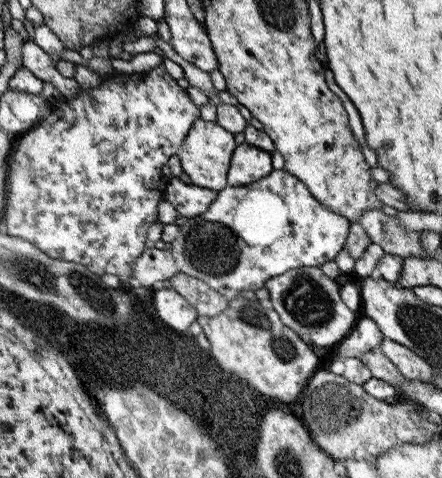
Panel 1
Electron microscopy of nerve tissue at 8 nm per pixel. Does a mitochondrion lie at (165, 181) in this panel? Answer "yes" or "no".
no

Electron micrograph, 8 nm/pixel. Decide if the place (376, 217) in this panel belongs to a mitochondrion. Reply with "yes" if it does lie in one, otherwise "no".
no

